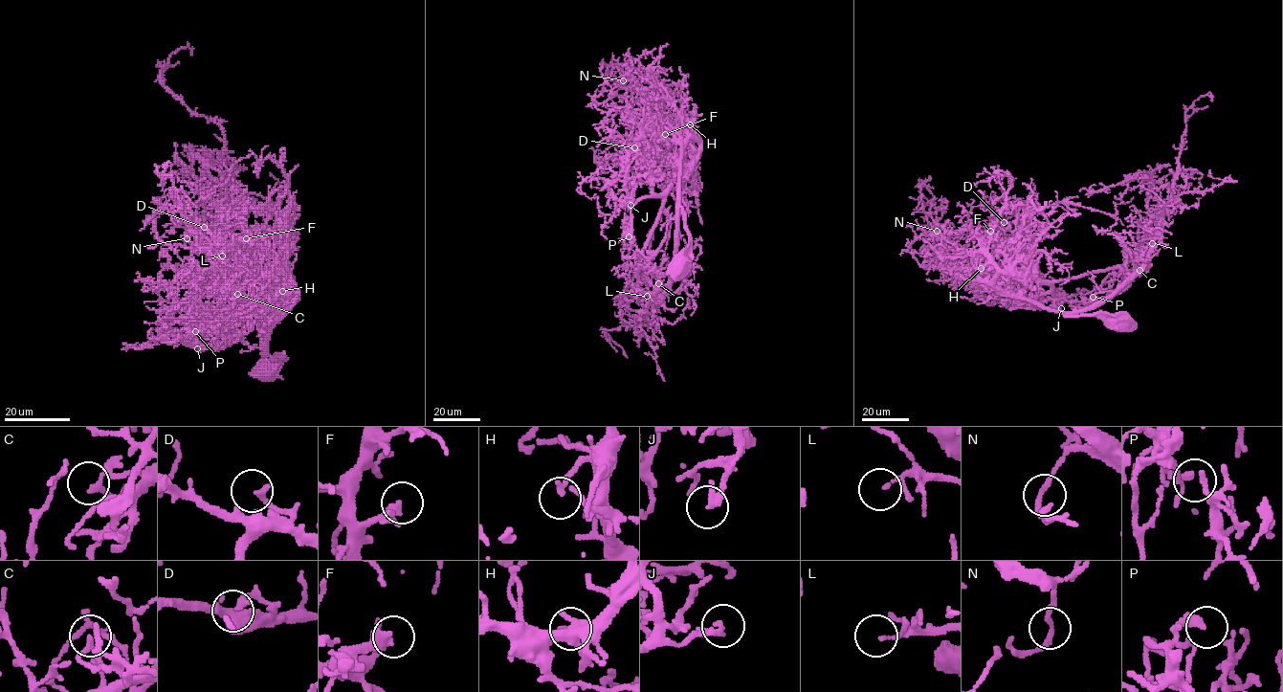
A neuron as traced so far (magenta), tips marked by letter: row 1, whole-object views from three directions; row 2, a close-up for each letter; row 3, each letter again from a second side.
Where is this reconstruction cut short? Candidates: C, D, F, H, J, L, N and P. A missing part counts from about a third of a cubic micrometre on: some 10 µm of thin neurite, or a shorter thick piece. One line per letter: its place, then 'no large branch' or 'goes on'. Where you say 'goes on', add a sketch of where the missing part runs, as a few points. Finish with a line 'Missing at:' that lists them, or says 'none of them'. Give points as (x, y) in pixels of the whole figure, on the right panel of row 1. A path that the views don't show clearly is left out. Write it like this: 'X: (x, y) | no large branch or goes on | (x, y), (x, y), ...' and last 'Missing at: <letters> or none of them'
C: (1139, 270) | no large branch
D: (1004, 222) | no large branch
F: (990, 231) | goes on
H: (981, 268) | no large branch
J: (1061, 308) | no large branch
L: (1152, 243) | no large branch
N: (937, 231) | no large branch
P: (1093, 297) | no large branch
Missing at: F

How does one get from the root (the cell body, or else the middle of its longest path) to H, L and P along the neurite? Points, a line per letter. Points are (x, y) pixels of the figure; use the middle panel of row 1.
H: (679, 267), (689, 241), (679, 204), (680, 147), (690, 137), (699, 141), (694, 122), (690, 124)
L: (679, 267), (684, 260), (689, 241), (685, 213), (680, 207), (676, 256), (669, 286), (658, 295), (647, 296)
P: (679, 267), (689, 241), (680, 147), (693, 137), (696, 157), (662, 192), (631, 206), (629, 236)

